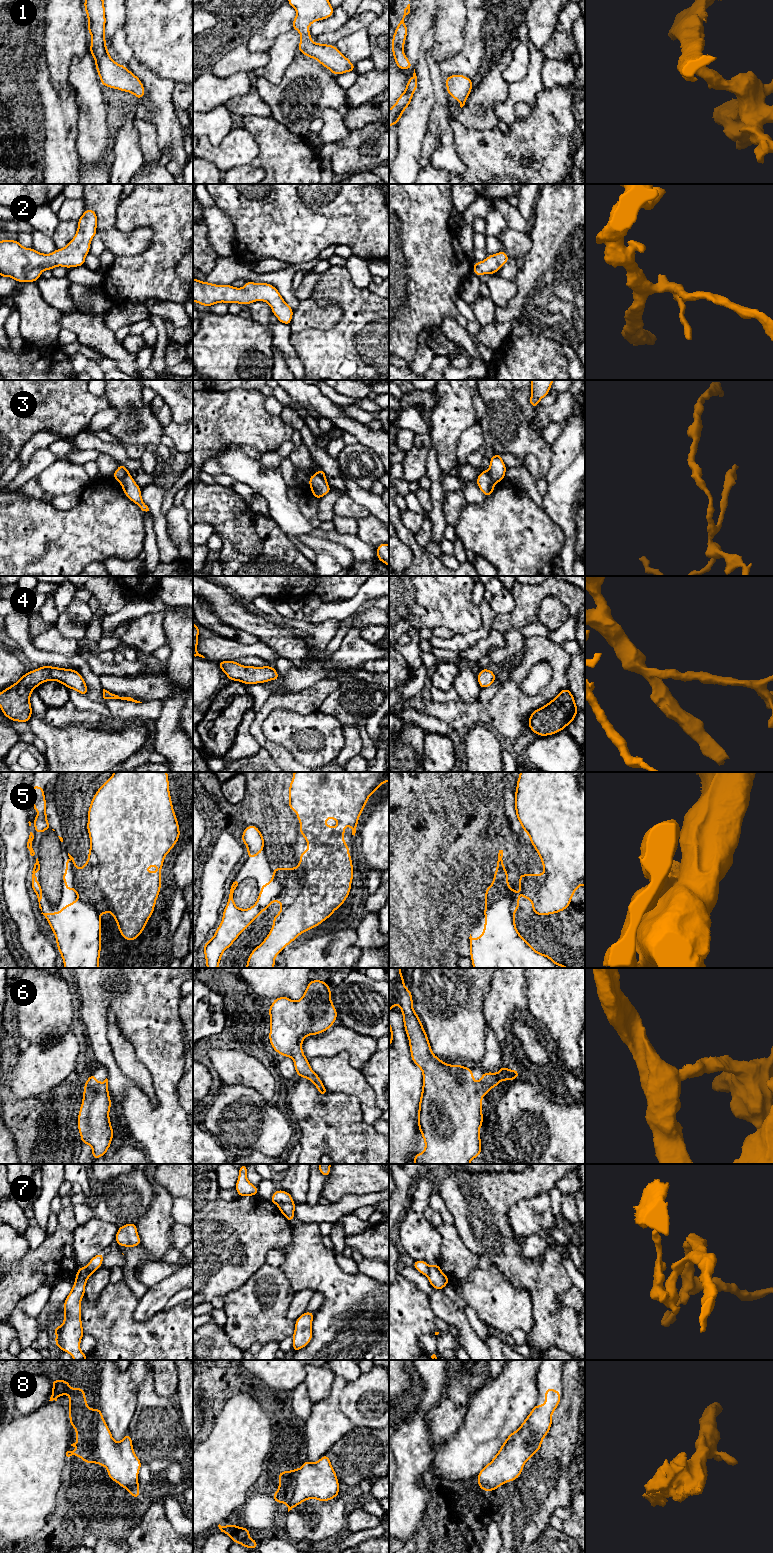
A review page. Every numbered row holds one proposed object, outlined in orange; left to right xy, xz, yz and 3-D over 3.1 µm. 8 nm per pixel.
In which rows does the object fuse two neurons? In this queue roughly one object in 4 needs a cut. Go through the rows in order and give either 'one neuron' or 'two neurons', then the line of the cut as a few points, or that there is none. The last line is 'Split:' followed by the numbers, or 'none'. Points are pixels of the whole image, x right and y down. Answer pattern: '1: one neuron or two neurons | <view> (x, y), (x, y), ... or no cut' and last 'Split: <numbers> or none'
1: one neuron | no cut
2: one neuron | no cut
3: two neurons | yz (485, 471), (494, 483)
4: one neuron | no cut
5: two neurons | yz (512, 899), (500, 897), (485, 908)
6: one neuron | no cut
7: two neurons | xy (96, 1268), (89, 1268), (82, 1278), (76, 1279)
8: one neuron | no cut
Split: 3, 5, 7

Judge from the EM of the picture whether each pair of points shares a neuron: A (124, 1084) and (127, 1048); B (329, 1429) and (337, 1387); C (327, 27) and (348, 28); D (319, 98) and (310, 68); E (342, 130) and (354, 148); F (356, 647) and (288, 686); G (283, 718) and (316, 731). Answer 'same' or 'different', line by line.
A: different
B: same
C: different
D: same
E: different
F: same
G: same

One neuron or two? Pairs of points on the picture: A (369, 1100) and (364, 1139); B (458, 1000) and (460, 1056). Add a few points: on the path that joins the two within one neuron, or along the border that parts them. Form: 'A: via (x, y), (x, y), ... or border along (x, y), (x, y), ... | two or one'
A: border along (358, 1101), (361, 1107), (362, 1118), (371, 1125) | two
B: via (458, 1014), (458, 1042) | one

